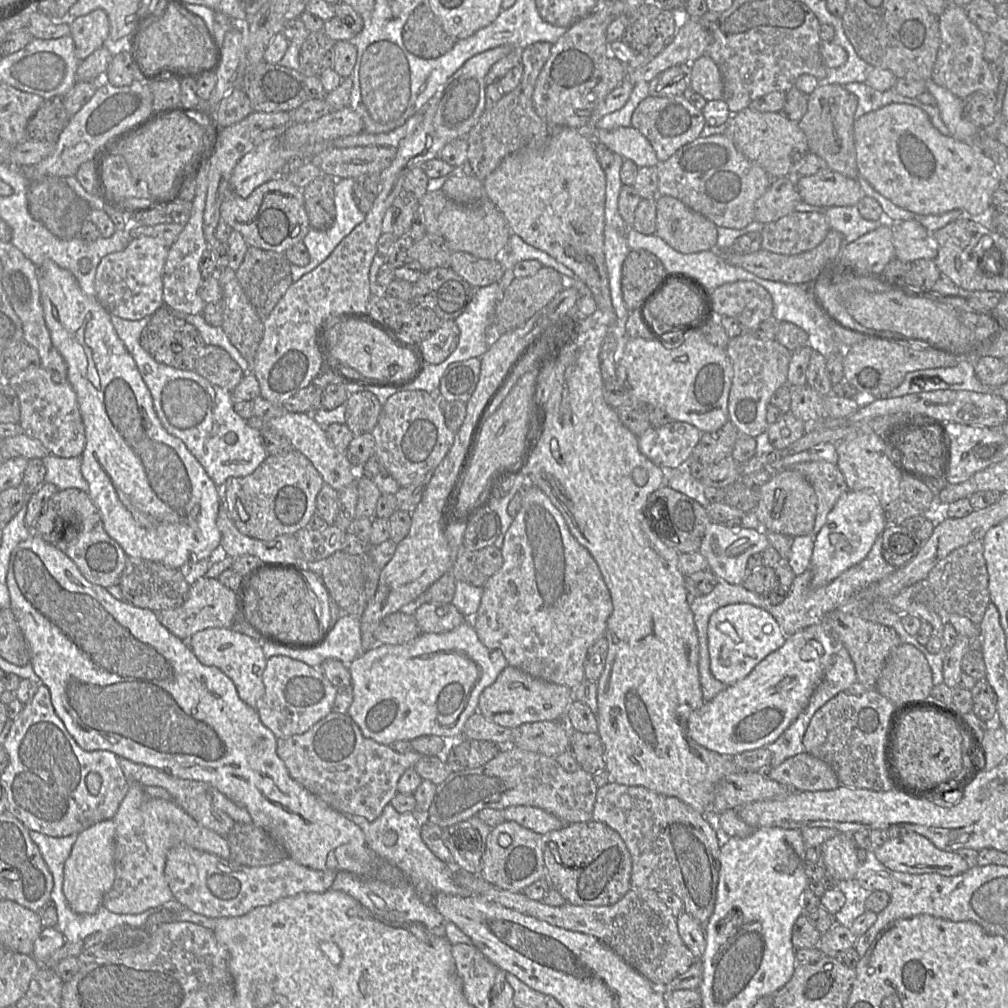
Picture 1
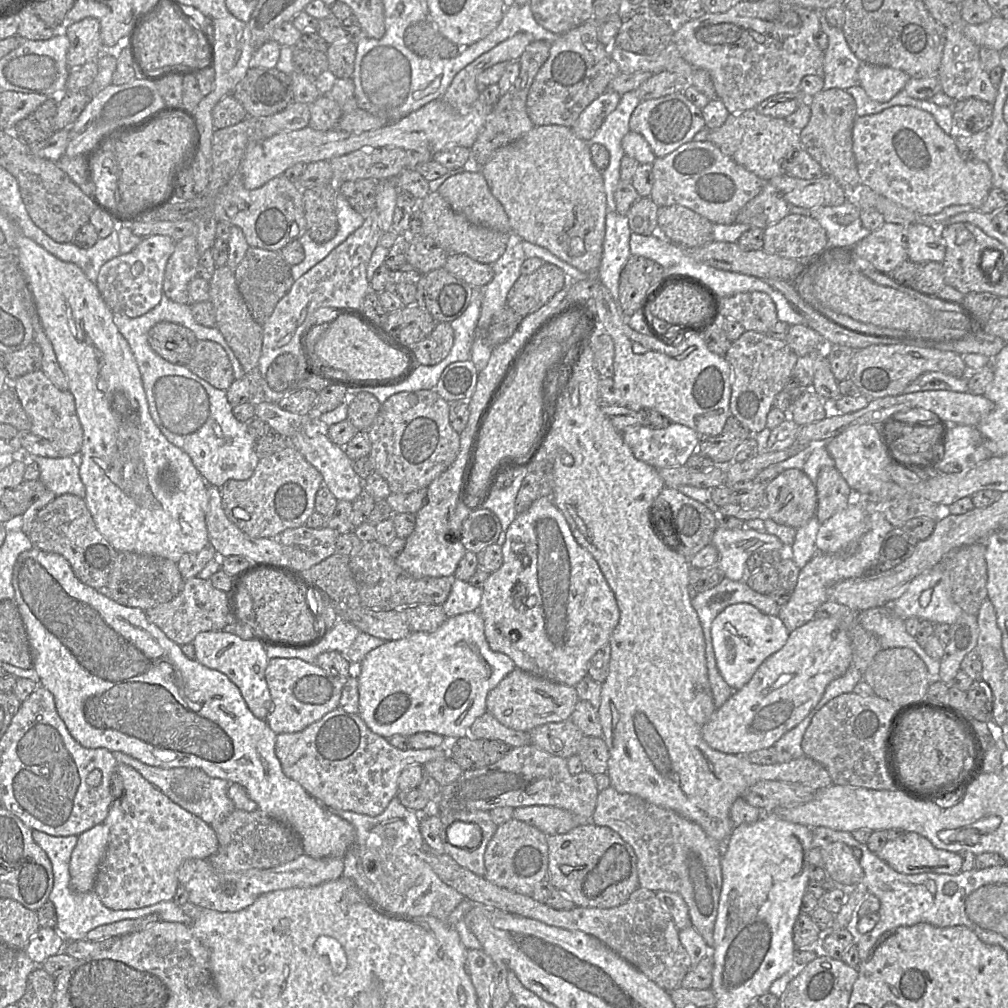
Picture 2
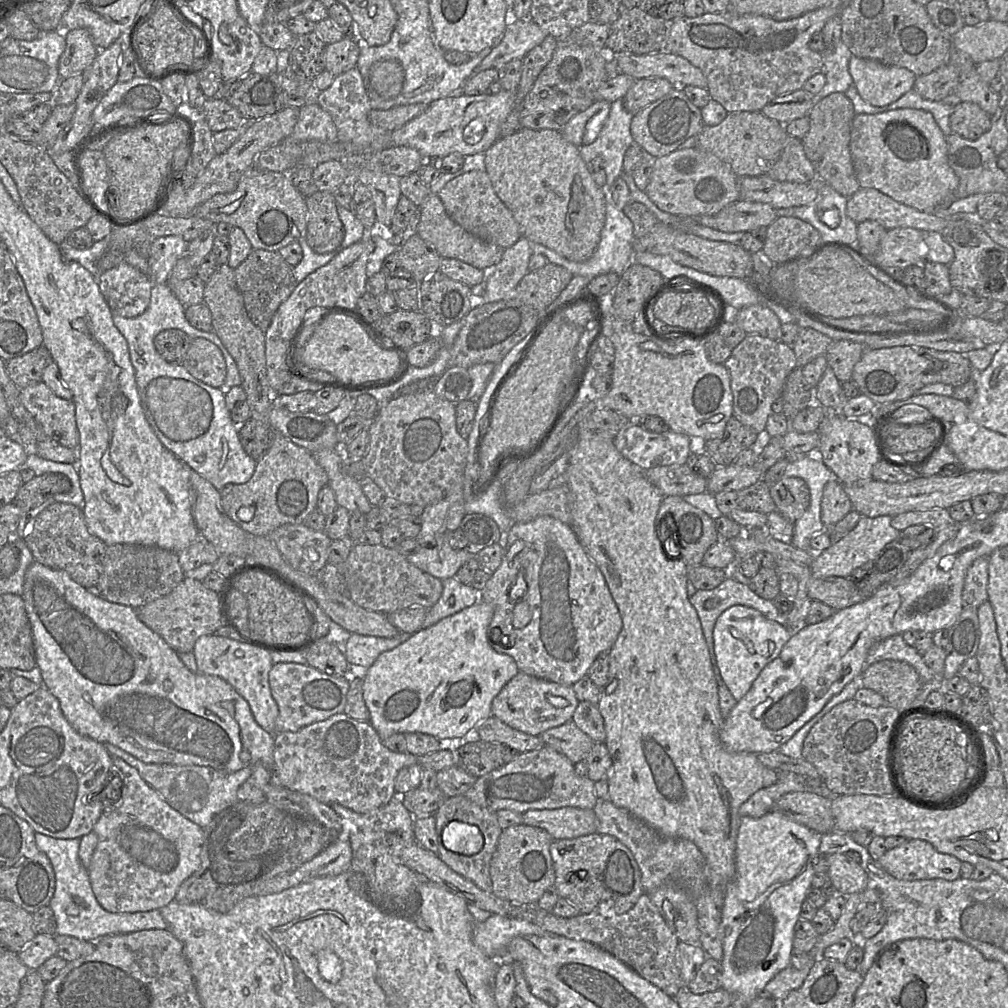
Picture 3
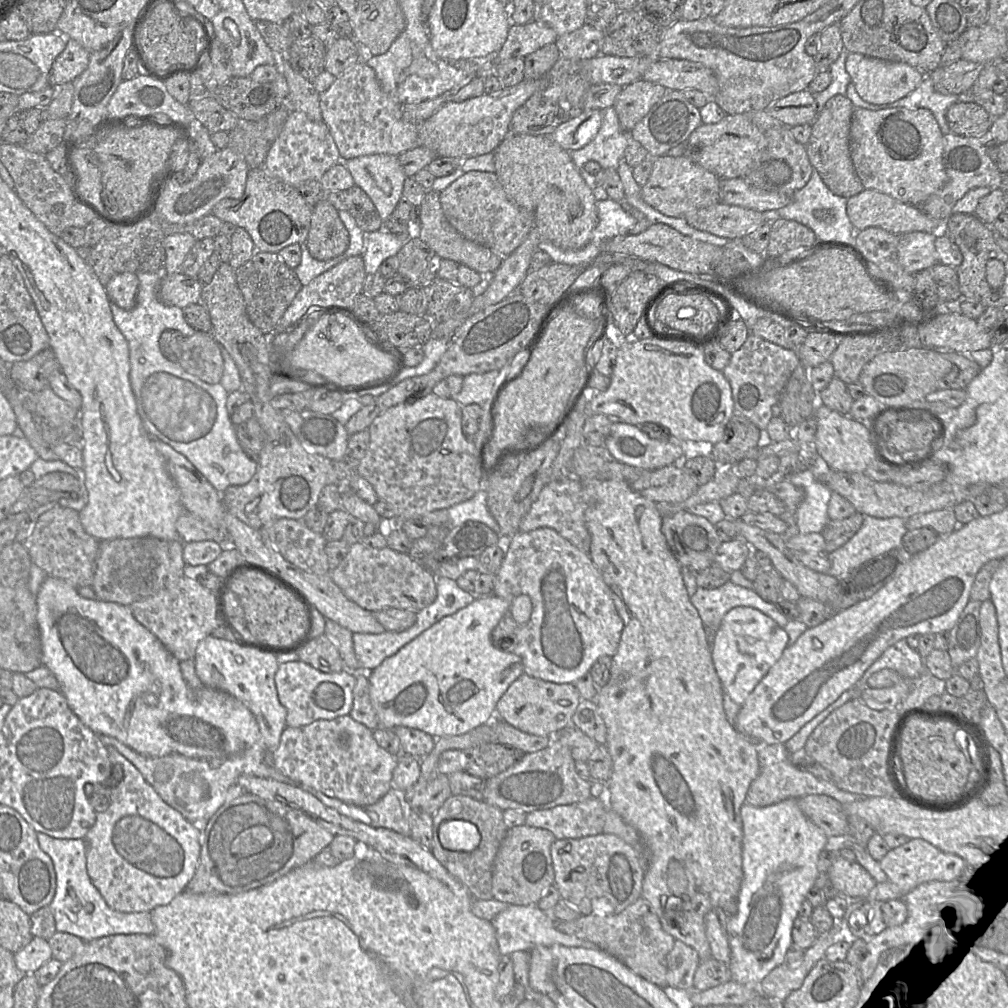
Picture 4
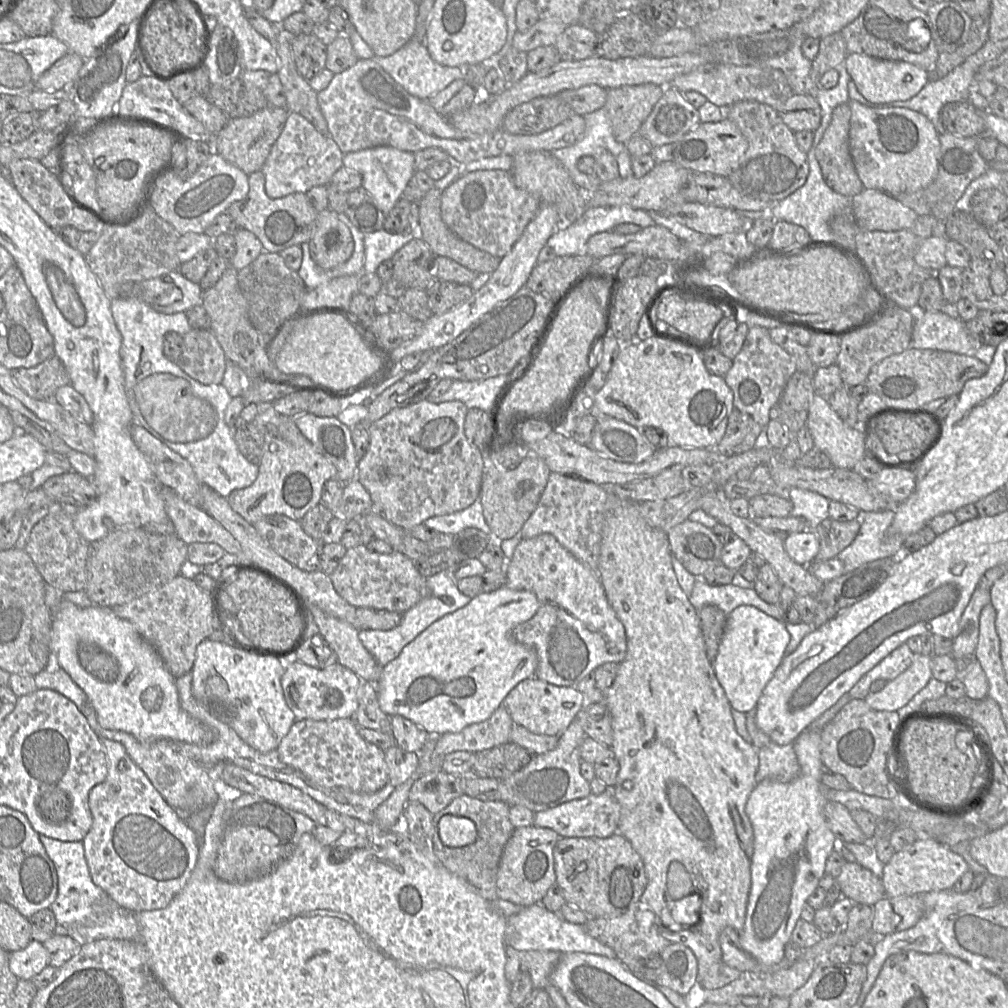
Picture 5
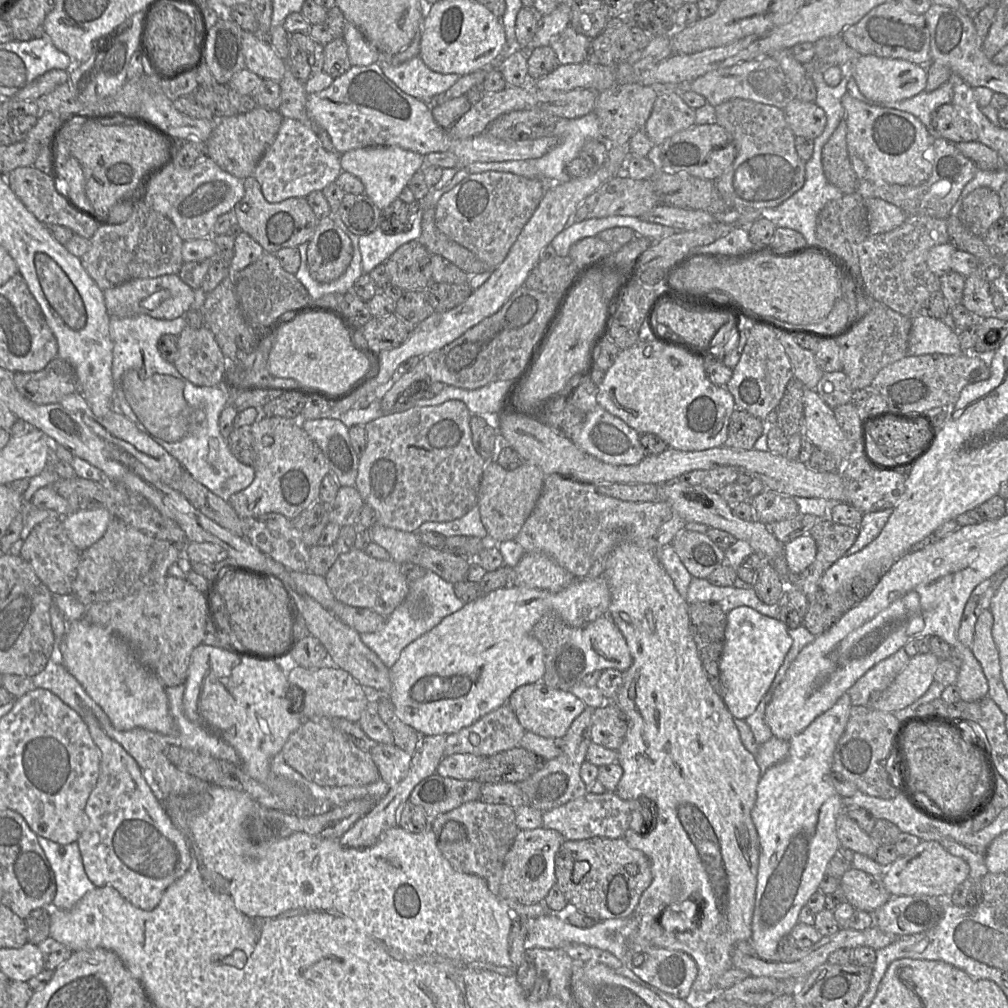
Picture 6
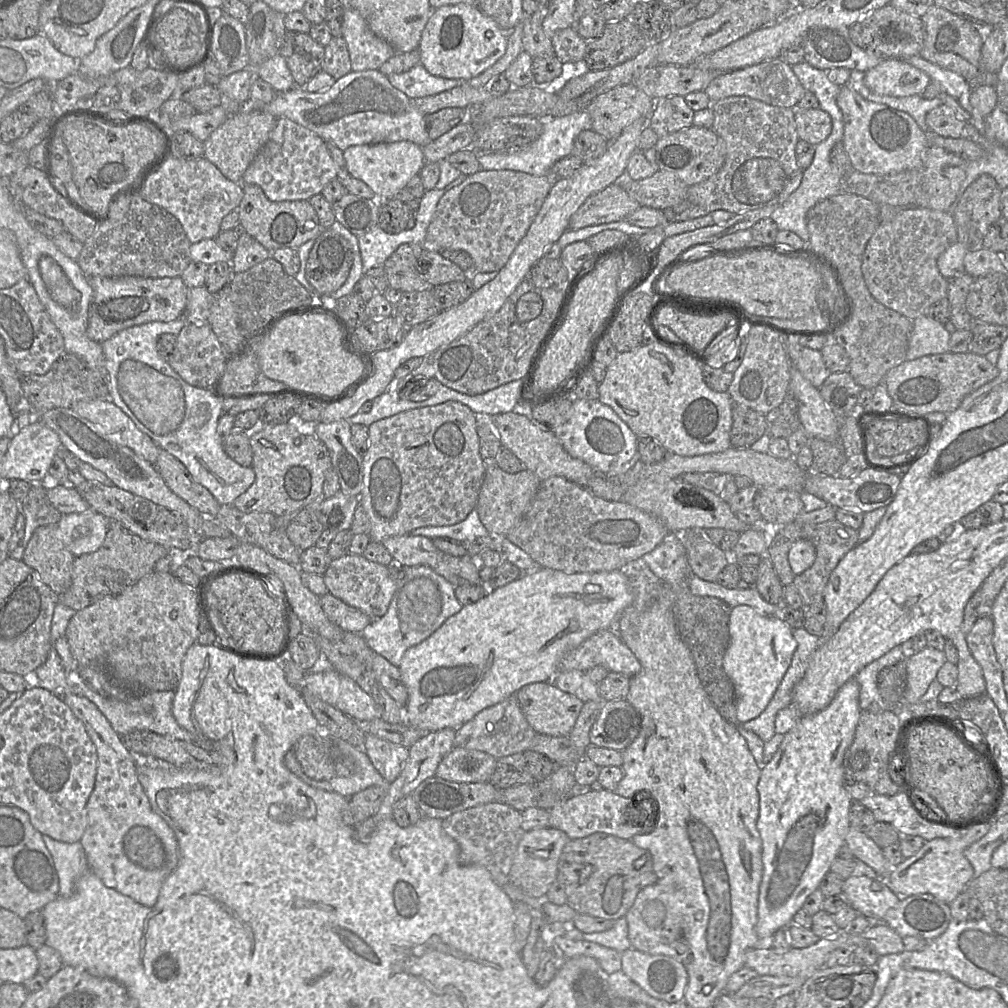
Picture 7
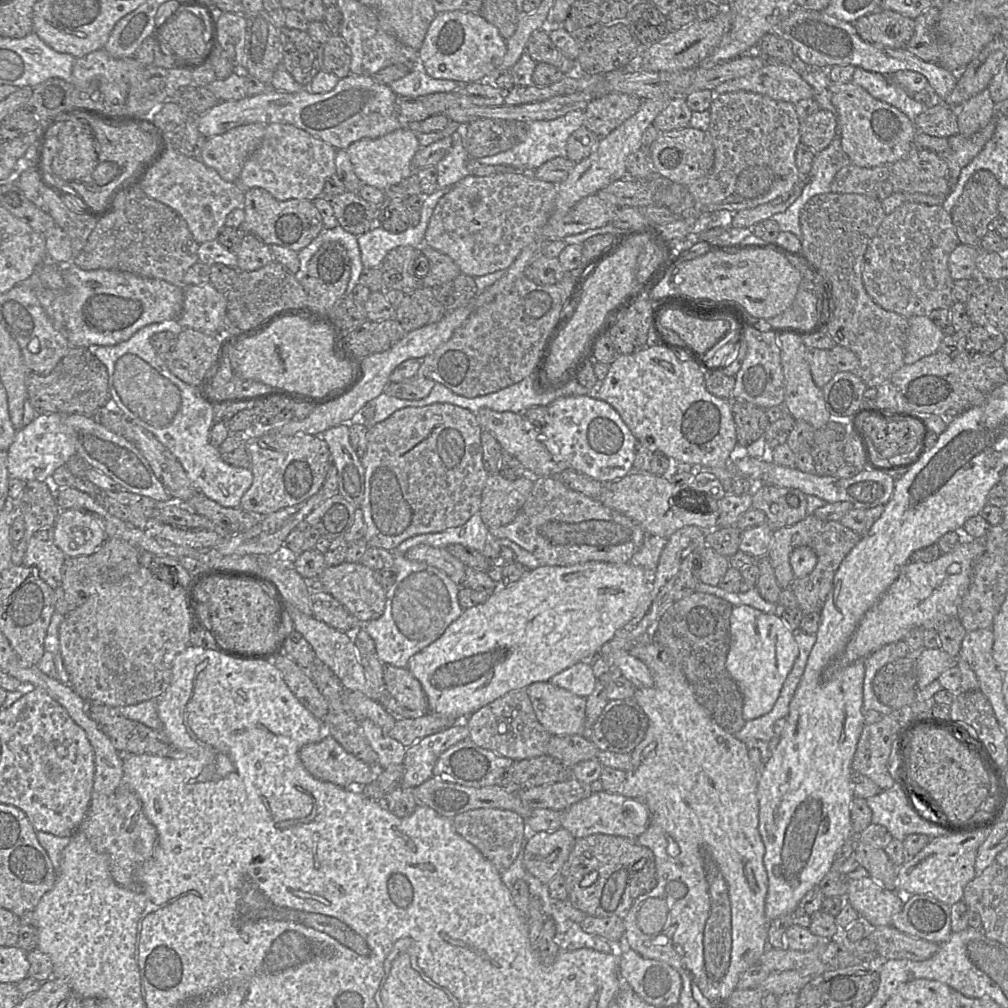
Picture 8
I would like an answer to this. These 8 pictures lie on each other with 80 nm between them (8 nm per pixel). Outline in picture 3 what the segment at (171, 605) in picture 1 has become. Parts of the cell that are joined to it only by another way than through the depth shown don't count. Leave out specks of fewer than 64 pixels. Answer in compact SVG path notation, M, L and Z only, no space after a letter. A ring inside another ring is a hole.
M114 544L107 546L96 587L100 597L110 602L139 608L169 594L184 578L176 552L156 546Z

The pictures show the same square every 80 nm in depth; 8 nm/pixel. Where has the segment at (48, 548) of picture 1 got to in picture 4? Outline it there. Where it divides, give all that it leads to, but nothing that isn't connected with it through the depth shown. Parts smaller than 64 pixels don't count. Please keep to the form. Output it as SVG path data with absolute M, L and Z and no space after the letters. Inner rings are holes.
M47 576L41 584L37 594L37 622L42 645L42 664L56 677L59 691L64 695L70 709L95 734L111 736L144 756L162 757L177 753L190 758L229 758L243 753L247 748L263 745L263 738L259 726L251 711L230 694L202 686L191 688L183 679L178 661L152 634L133 616L130 607L99 599L87 599L80 596L77 589L67 581Z

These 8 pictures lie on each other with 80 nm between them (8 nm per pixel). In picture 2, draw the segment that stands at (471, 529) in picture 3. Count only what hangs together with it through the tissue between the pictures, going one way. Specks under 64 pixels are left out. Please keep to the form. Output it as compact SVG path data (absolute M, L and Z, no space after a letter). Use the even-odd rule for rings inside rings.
M488 509L470 512L463 521L461 542L466 550L478 553L483 548L496 543L501 532L498 517Z

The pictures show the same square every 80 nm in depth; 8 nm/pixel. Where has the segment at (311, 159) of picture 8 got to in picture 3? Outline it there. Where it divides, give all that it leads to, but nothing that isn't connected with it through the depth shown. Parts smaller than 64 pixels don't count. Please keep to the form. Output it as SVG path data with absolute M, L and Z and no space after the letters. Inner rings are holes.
M318 103L300 108L300 116L290 138L297 142L338 141L338 130L331 117Z

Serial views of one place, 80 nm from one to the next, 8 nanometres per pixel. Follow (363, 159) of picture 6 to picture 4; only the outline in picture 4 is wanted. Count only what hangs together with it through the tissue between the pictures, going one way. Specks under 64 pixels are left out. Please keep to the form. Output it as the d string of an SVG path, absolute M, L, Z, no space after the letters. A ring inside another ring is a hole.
M374 154L343 162L355 185L370 197L382 221L387 221L402 198L404 181L407 178L398 158Z

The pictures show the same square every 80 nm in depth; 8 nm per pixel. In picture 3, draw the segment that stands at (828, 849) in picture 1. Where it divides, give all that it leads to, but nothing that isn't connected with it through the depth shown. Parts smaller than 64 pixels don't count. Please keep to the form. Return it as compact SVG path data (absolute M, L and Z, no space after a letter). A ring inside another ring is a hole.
M834 853L828 856L827 874L840 893L851 895L869 887L869 878L860 863L845 853Z

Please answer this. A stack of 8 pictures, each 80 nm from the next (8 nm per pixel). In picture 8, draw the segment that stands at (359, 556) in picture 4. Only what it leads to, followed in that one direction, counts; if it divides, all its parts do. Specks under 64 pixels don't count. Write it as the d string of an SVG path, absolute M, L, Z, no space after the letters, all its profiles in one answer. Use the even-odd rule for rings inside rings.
M344 561L338 565L326 567L320 575L320 581L323 590L342 603L361 623L377 619L384 612L386 589L376 579L375 570L360 562Z

